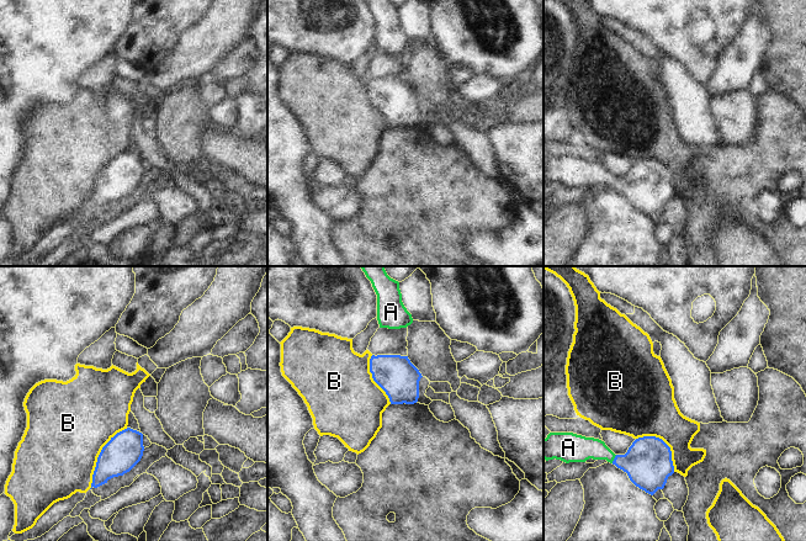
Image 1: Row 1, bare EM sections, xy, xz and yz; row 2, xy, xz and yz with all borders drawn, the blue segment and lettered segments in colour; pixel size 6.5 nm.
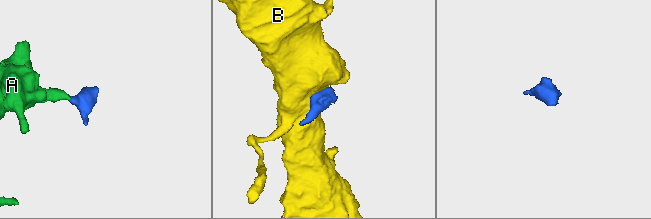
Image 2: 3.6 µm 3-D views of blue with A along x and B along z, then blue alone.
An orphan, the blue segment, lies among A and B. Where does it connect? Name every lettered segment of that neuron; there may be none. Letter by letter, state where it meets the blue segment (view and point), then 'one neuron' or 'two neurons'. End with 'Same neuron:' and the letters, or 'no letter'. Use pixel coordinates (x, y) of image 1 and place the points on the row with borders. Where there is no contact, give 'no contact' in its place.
A: contact yz (614, 459); one neuron
B: contact xy (99, 456); two neurons
Same neuron: A

